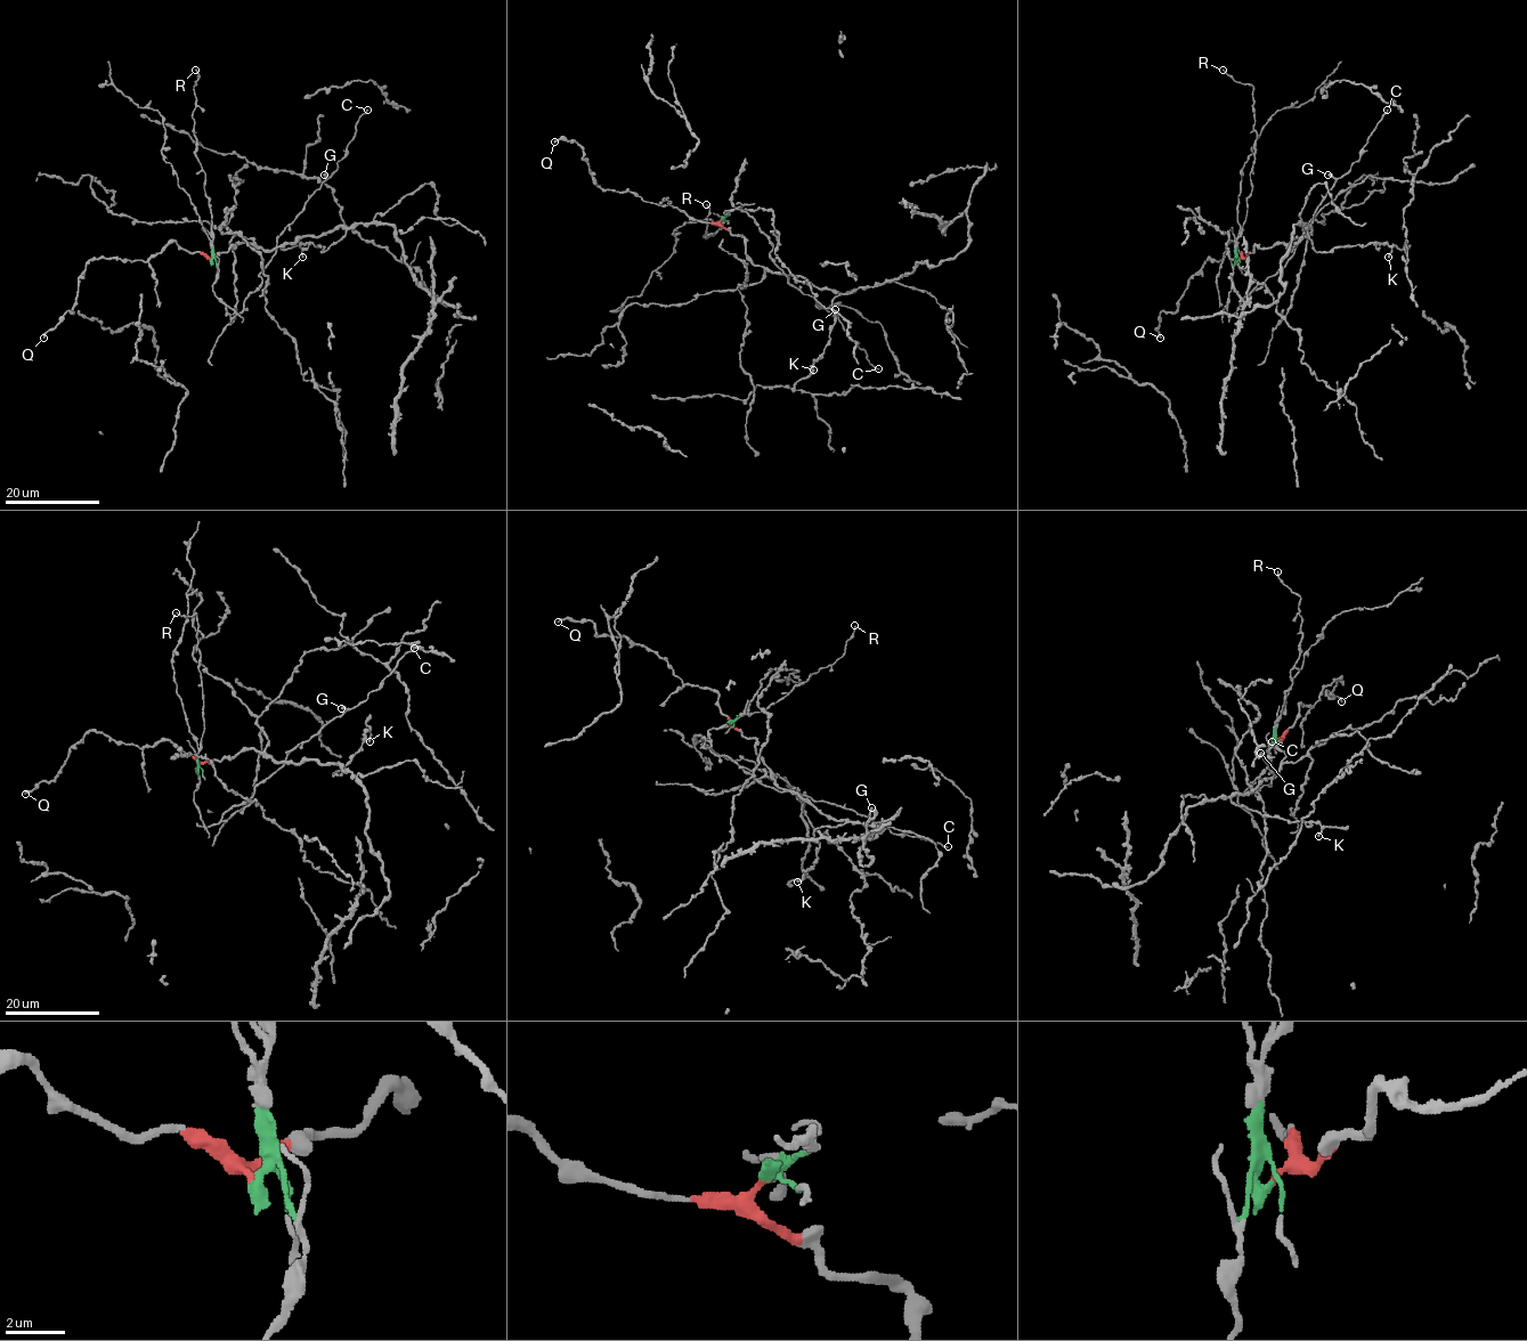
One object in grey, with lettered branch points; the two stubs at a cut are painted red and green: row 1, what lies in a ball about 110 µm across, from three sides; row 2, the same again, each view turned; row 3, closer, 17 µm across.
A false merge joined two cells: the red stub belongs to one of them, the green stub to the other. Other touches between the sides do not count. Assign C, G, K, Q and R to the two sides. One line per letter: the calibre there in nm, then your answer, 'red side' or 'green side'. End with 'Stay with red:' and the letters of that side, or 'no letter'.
C: calibre 130 nm; green side
G: calibre 480 nm; green side
K: calibre 220 nm; red side
Q: calibre 280 nm; red side
R: calibre 140 nm; green side
Stay with red: K, Q

